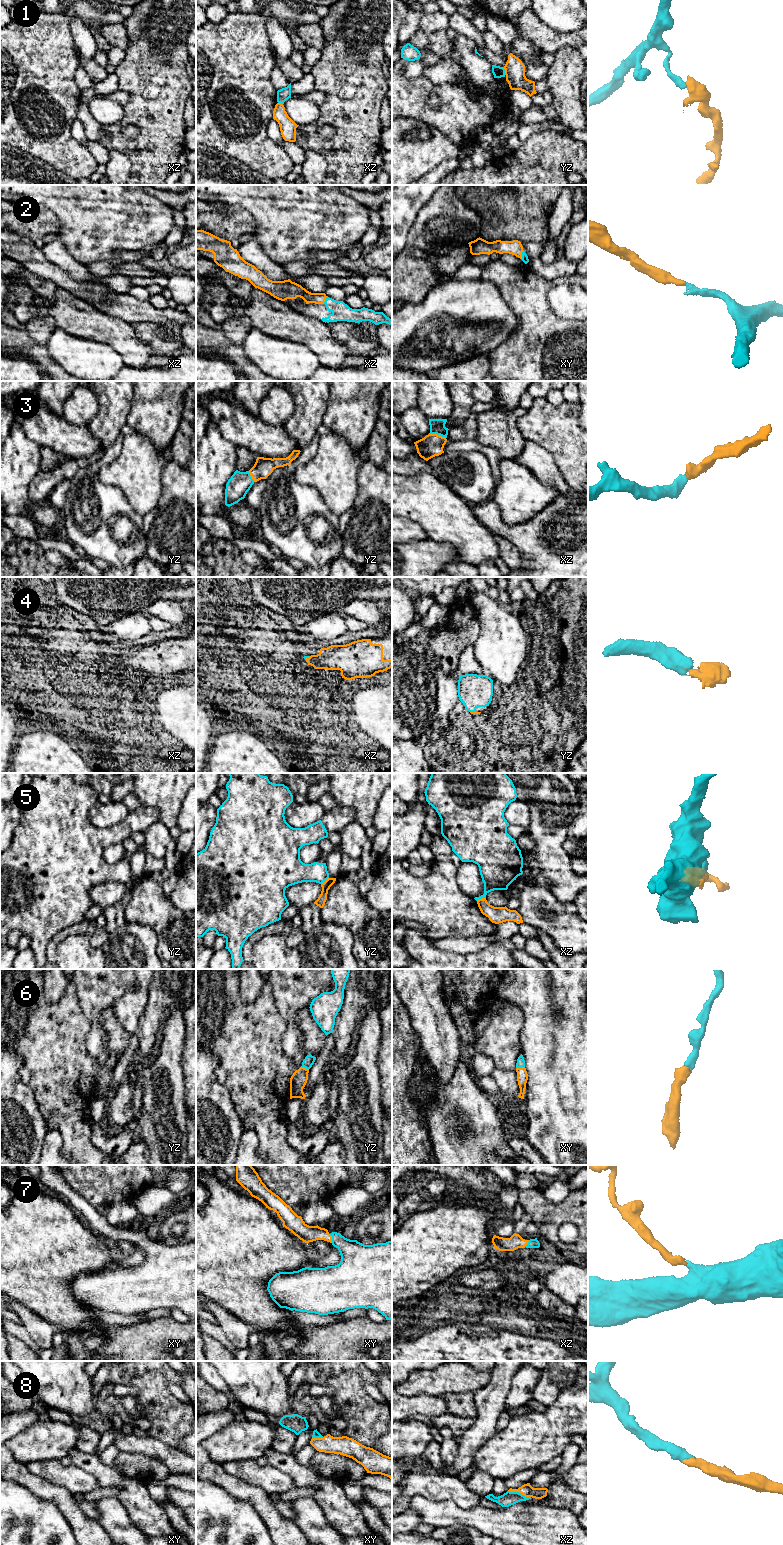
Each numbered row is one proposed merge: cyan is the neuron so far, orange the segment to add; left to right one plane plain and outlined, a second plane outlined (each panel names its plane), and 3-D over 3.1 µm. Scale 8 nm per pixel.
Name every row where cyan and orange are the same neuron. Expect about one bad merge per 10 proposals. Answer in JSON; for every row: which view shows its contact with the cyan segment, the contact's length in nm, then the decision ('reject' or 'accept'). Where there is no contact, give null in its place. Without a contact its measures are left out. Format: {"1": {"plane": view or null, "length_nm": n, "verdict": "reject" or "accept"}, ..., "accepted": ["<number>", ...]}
{"1": {"plane": "yz", "length_nm": 70, "verdict": "reject"}, "2": {"plane": "xy", "length_nm": 80, "verdict": "accept"}, "3": {"plane": "xz", "length_nm": 140, "verdict": "accept"}, "4": {"plane": "yz", "length_nm": 60, "verdict": "accept"}, "5": {"plane": "xz", "length_nm": 80, "verdict": "reject"}, "6": {"plane": "xy", "length_nm": 70, "verdict": "accept"}, "7": {"plane": "xy", "length_nm": 80, "verdict": "accept"}, "8": {"plane": "xz", "length_nm": 190, "verdict": "accept"}, "accepted": ["2", "3", "4", "6", "7", "8"]}

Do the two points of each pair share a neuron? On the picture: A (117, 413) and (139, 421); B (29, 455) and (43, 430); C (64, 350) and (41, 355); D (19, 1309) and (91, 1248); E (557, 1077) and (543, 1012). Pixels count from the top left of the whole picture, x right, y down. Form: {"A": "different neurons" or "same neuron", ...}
{"A": "different neurons", "B": "different neurons", "C": "different neurons", "D": "different neurons", "E": "same neuron"}

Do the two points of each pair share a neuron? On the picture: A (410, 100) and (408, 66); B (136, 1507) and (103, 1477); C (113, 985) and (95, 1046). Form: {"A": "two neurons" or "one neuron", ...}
{"A": "two neurons", "B": "one neuron", "C": "one neuron"}

